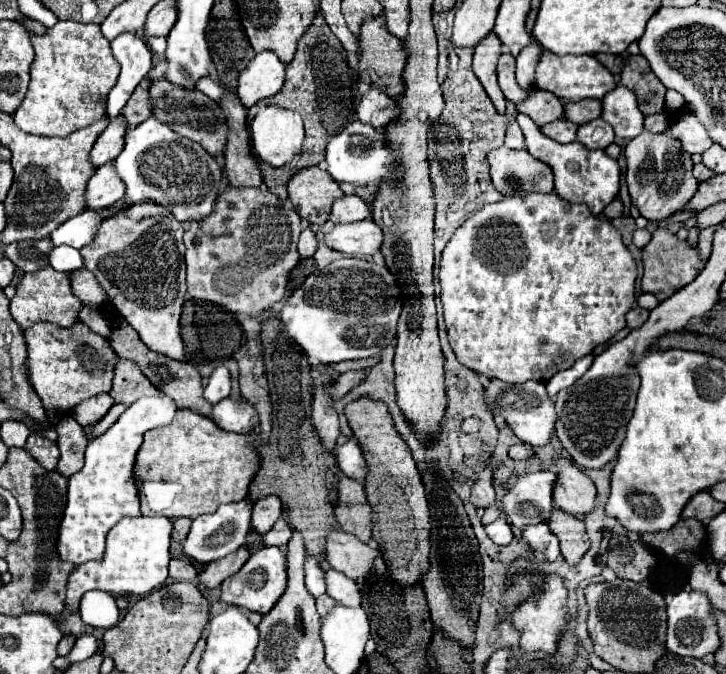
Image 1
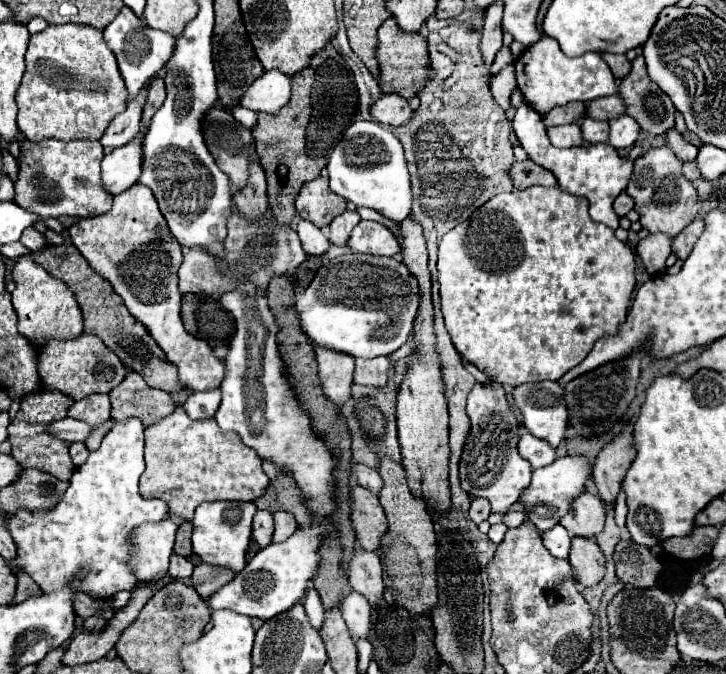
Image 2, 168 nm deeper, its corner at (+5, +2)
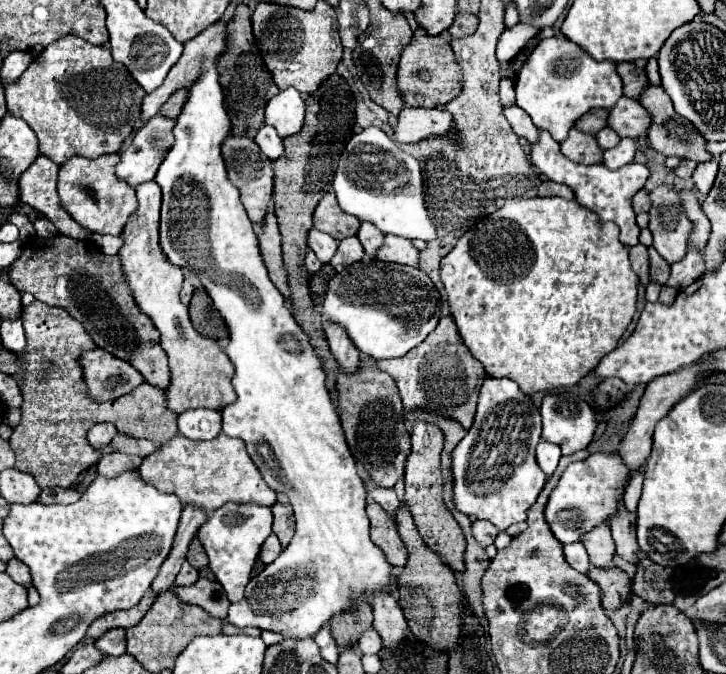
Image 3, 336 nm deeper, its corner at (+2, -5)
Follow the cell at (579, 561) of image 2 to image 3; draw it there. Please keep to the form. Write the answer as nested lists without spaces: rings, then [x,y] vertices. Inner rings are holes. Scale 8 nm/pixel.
[[[593,567],[589,571],[589,579],[593,579],[601,587],[601,591],[603,591],[603,607],[607,611],[619,609],[623,603],[629,601],[631,579],[621,569]]]

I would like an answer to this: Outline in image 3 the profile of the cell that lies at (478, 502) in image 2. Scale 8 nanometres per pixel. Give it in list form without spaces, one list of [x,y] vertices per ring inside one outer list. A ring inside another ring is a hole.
[[[475,521],[473,523],[473,537],[481,547],[491,545],[495,541],[497,533],[499,533],[499,529],[489,521]]]

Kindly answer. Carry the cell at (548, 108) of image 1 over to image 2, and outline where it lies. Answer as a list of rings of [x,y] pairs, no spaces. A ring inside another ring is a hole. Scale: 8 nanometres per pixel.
[[[570,102],[564,106],[554,106],[550,112],[542,114],[542,122],[546,128],[558,126],[558,124],[578,122],[580,118],[584,118],[584,110],[586,110],[584,102]]]

